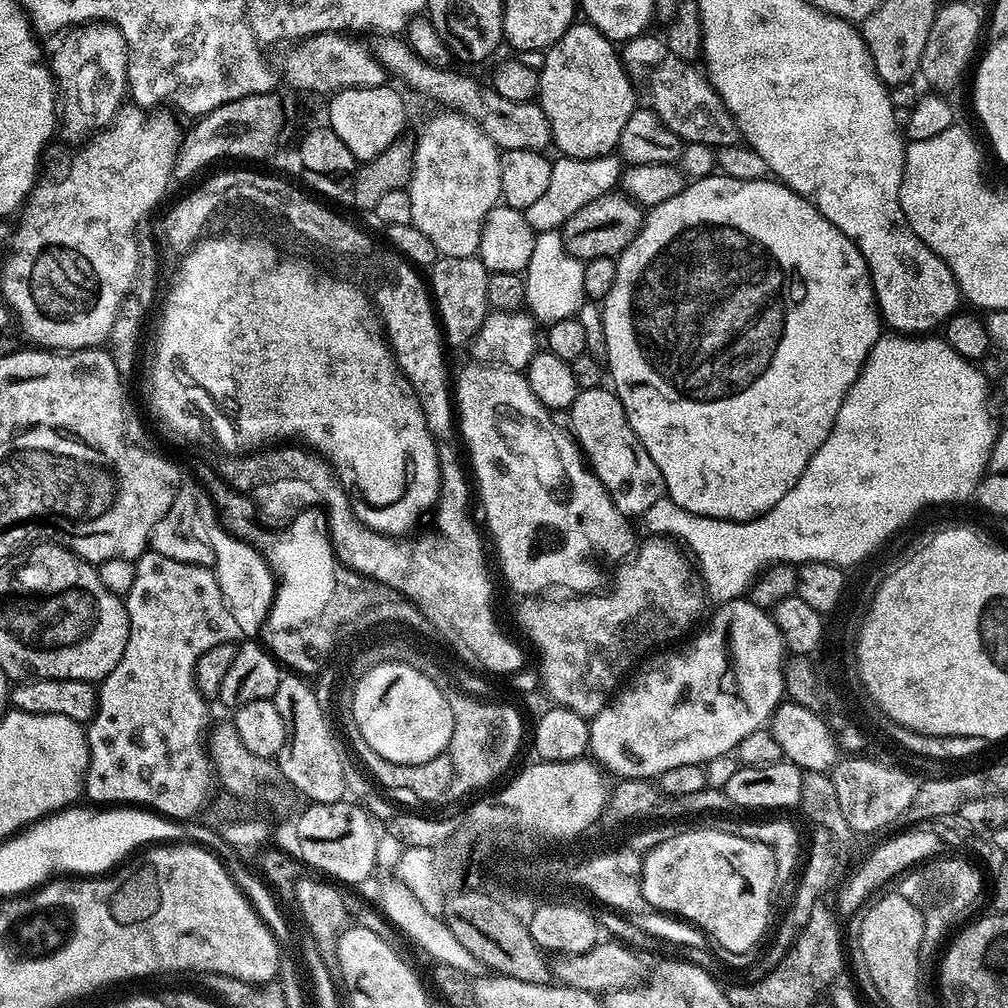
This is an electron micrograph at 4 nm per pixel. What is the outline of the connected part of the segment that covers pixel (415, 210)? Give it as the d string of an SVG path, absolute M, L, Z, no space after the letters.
M440 110L420 128L410 152L407 194L412 223L434 242L440 256L466 258L480 250L486 214L500 200L501 149L470 118Z

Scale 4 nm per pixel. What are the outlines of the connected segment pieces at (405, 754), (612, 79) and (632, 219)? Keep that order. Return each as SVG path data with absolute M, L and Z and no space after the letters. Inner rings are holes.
M388 663L375 670L367 672L360 689L352 688L350 692L351 718L370 750L403 764L430 762L430 758L442 754L454 734L454 714L443 690L408 664Z
M573 23L544 52L544 67L539 73L538 103L550 122L557 153L587 160L615 153L622 138L622 126L630 122L630 114L638 107L636 87L624 68L617 45L593 24Z
M623 191L607 192L602 198L594 198L594 202L586 202L586 206L578 210L578 214L574 214L563 224L564 245L571 256L578 257L581 262L603 256L619 257L640 233L645 215L645 209Z

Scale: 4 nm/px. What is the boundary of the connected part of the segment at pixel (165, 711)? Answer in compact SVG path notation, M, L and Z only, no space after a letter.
M151 550L145 551L144 555L135 561L135 566L134 584L130 586L126 597L128 625L130 626L126 650L122 654L118 666L114 666L114 670L110 670L110 674L105 676L99 685L96 712L92 715L86 728L88 772L84 775L83 795L89 796L93 800L91 803L96 806L143 806L165 818L171 818L177 822L188 822L193 819L192 815L195 812L203 810L204 803L212 796L212 784L214 788L214 769L209 749L206 747L206 733L210 728L210 724L208 726L210 704L196 688L196 663L198 658L202 658L202 654L206 654L206 650L210 650L210 646L218 646L222 642L239 641L241 634L238 630L238 622L234 622L234 614L230 614L228 603L224 601L224 595L216 581L216 573L212 568L204 568L201 564L178 562L174 558L166 558L166 554L158 554Z

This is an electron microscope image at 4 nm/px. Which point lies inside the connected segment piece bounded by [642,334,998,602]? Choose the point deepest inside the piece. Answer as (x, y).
(914, 429)

